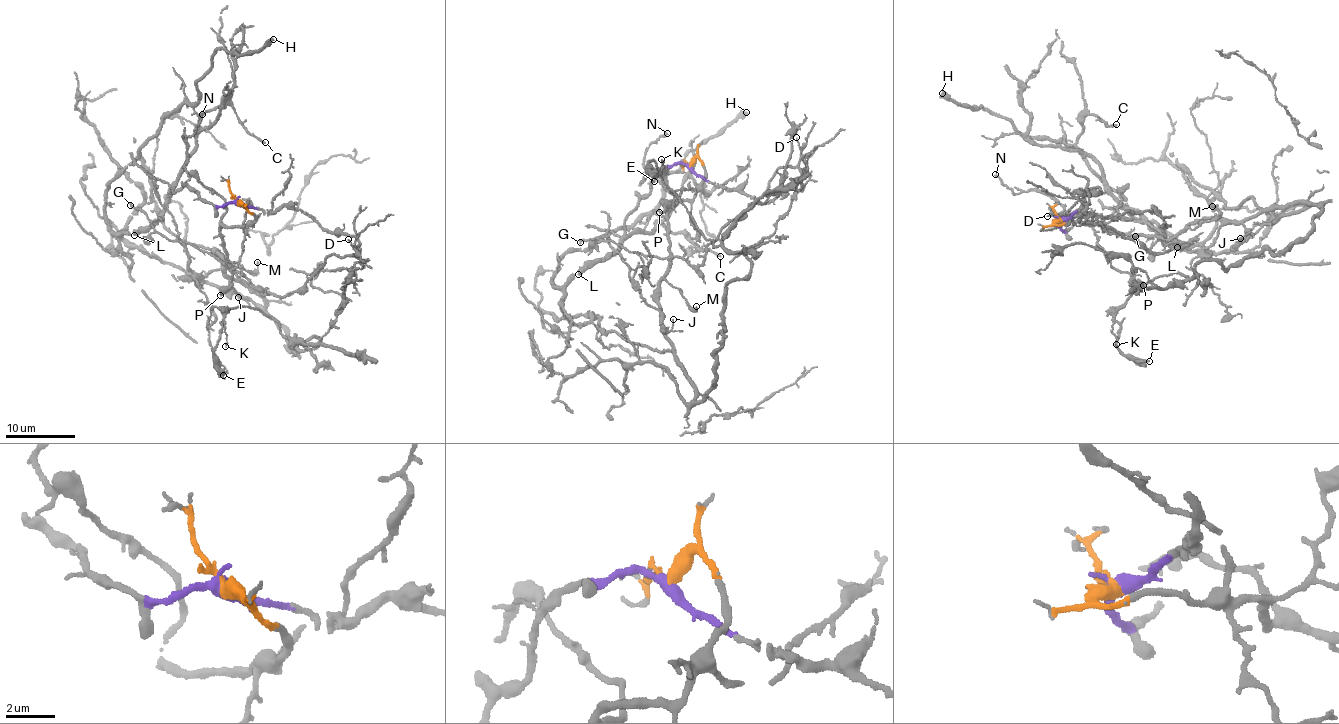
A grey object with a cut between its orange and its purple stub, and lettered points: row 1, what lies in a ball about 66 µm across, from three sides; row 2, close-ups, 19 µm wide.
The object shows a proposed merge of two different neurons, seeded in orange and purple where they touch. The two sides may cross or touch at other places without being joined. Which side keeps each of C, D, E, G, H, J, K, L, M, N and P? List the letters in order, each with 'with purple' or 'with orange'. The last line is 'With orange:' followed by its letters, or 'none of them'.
C: with purple
D: with purple
E: with orange
G: with orange
H: with purple
J: with orange
K: with orange
L: with purple
M: with orange
N: with orange
P: with orange
With orange: E, G, J, K, M, N, P

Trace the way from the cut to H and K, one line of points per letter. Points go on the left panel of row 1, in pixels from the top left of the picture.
H: (237, 201), (206, 201), (185, 185), (173, 191), (196, 144), (197, 84), (216, 51), (248, 53), (273, 40)
K: (237, 200), (256, 219), (222, 225), (227, 278), (295, 353), (319, 339), (240, 304), (226, 346)

